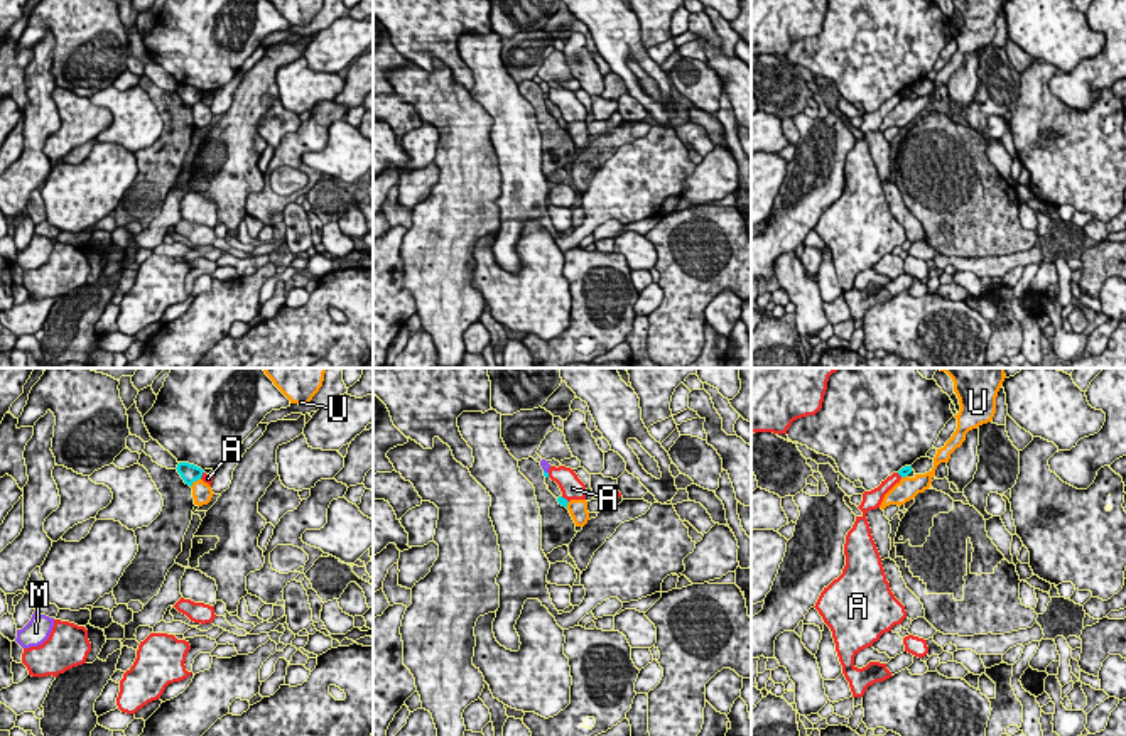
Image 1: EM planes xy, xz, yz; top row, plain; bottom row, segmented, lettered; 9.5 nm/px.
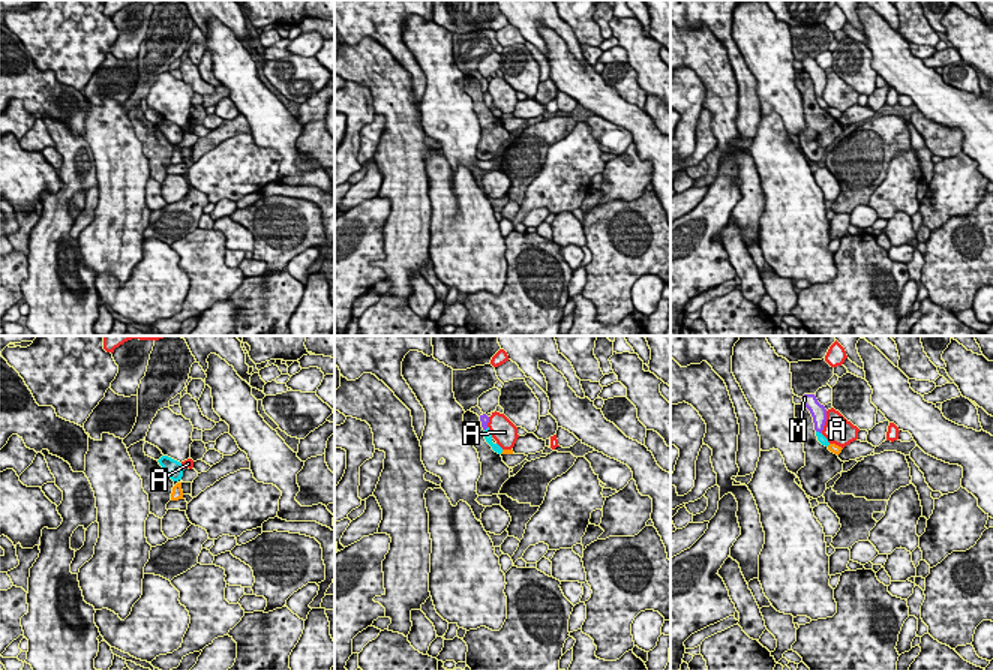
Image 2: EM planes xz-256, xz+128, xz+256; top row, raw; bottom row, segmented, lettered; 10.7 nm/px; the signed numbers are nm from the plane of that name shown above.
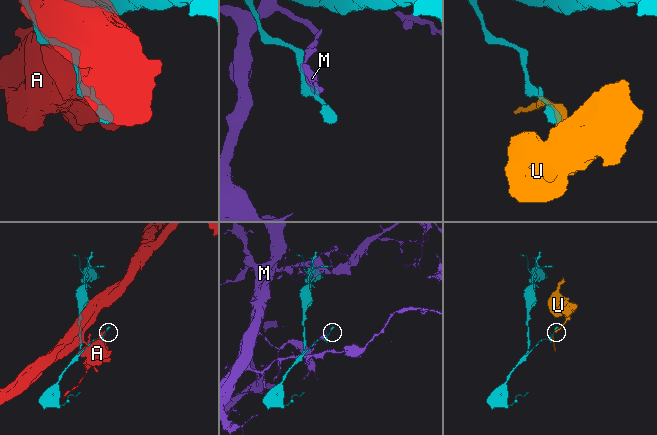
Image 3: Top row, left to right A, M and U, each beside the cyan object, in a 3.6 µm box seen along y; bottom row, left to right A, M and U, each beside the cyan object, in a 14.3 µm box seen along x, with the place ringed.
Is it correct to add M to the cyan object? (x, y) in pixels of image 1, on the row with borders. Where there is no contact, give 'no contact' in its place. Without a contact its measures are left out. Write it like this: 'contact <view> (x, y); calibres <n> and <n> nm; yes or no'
contact xz (544, 471); calibres 50 and 90 nm; no

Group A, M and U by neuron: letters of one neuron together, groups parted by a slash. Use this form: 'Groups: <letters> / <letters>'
Groups: A / M / U

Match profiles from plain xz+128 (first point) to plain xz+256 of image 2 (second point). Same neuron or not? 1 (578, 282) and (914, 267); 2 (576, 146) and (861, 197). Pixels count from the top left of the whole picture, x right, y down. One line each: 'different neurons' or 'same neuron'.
1: different neurons
2: different neurons

